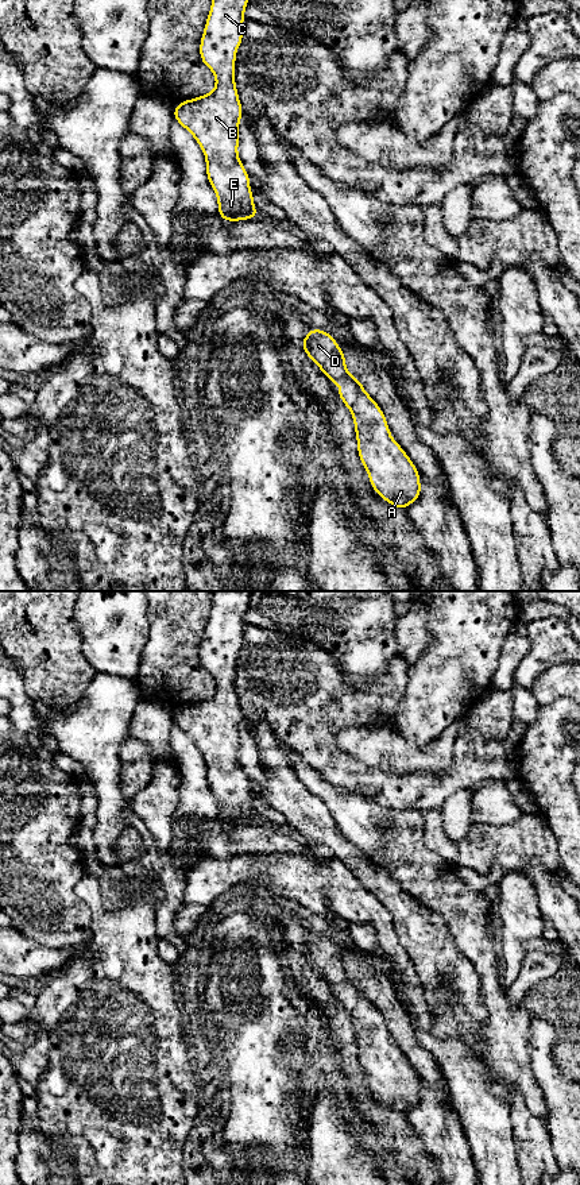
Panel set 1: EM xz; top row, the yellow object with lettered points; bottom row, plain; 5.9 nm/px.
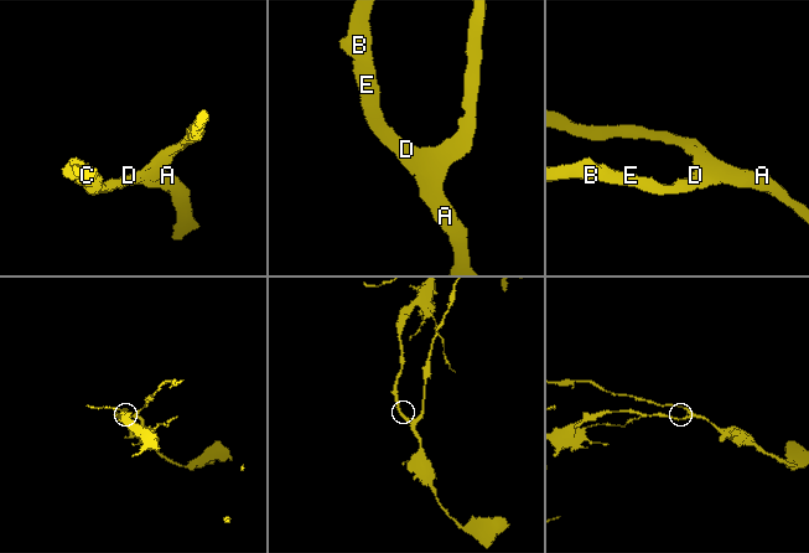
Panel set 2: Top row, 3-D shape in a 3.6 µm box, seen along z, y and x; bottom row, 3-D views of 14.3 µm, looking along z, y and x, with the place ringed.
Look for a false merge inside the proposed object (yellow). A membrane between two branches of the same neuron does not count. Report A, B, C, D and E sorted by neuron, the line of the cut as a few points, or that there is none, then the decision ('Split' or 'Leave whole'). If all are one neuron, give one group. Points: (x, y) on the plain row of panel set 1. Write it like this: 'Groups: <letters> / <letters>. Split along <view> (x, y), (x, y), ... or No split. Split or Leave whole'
Groups: A B C D E. No split. Leave whole

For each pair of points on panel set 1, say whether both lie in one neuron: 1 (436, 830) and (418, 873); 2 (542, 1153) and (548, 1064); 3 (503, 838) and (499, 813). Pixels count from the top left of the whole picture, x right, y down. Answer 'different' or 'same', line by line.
1: different
2: different
3: different

